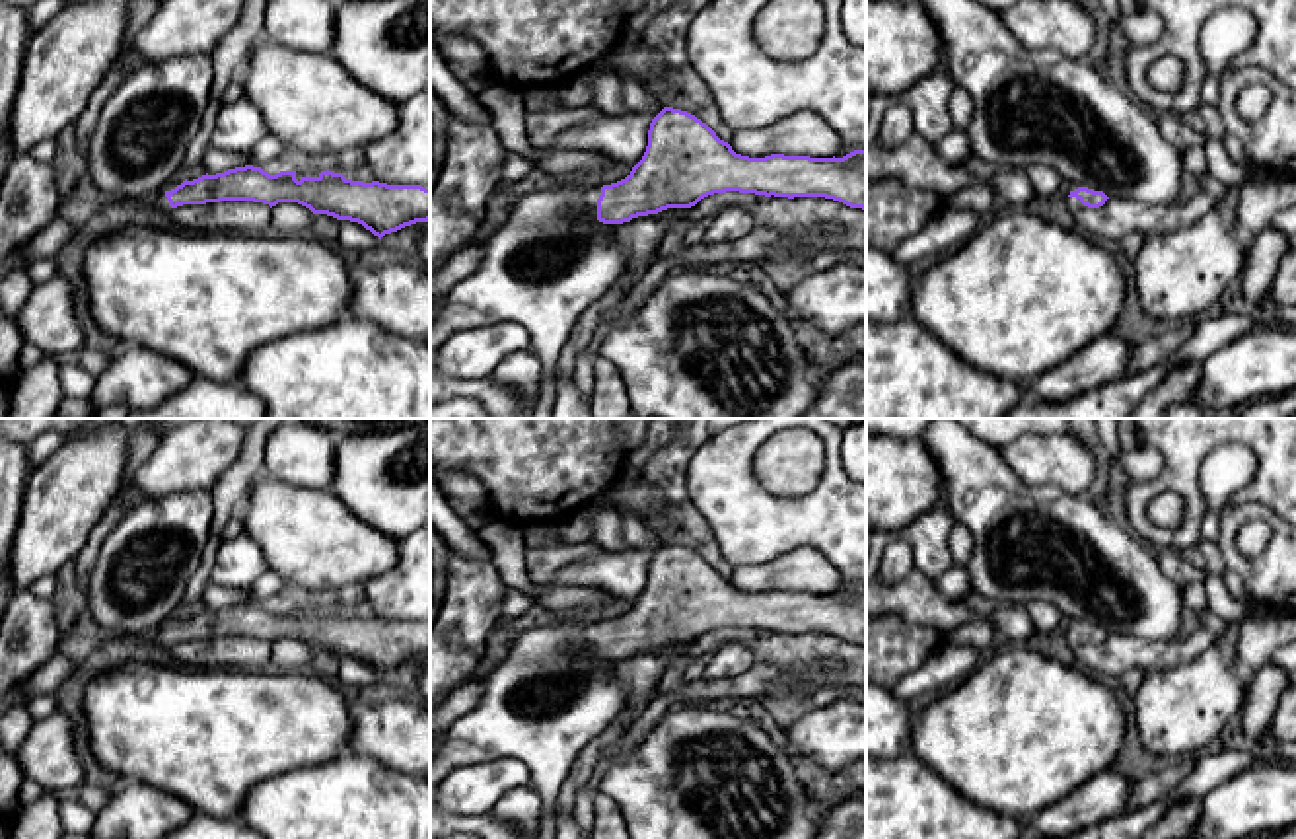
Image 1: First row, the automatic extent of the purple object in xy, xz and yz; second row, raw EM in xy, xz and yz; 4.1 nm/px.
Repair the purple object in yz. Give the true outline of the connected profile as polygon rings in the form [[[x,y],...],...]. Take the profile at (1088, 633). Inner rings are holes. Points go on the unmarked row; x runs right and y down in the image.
[[[1078,623],[1076,627],[1070,627],[1068,631],[1068,642],[1072,646],[1082,646],[1082,644],[1099,644],[1105,640],[1109,633],[1103,627],[1094,627],[1088,623]]]

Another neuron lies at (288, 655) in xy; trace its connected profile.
[[[278,638],[272,642],[270,662],[267,672],[304,672],[309,670],[313,648],[298,638]]]

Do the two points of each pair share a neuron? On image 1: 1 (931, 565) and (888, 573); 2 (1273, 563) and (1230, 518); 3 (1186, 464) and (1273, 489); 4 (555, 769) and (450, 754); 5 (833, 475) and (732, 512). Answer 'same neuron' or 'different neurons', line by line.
1: different neurons
2: same neuron
3: same neuron
4: same neuron
5: same neuron

